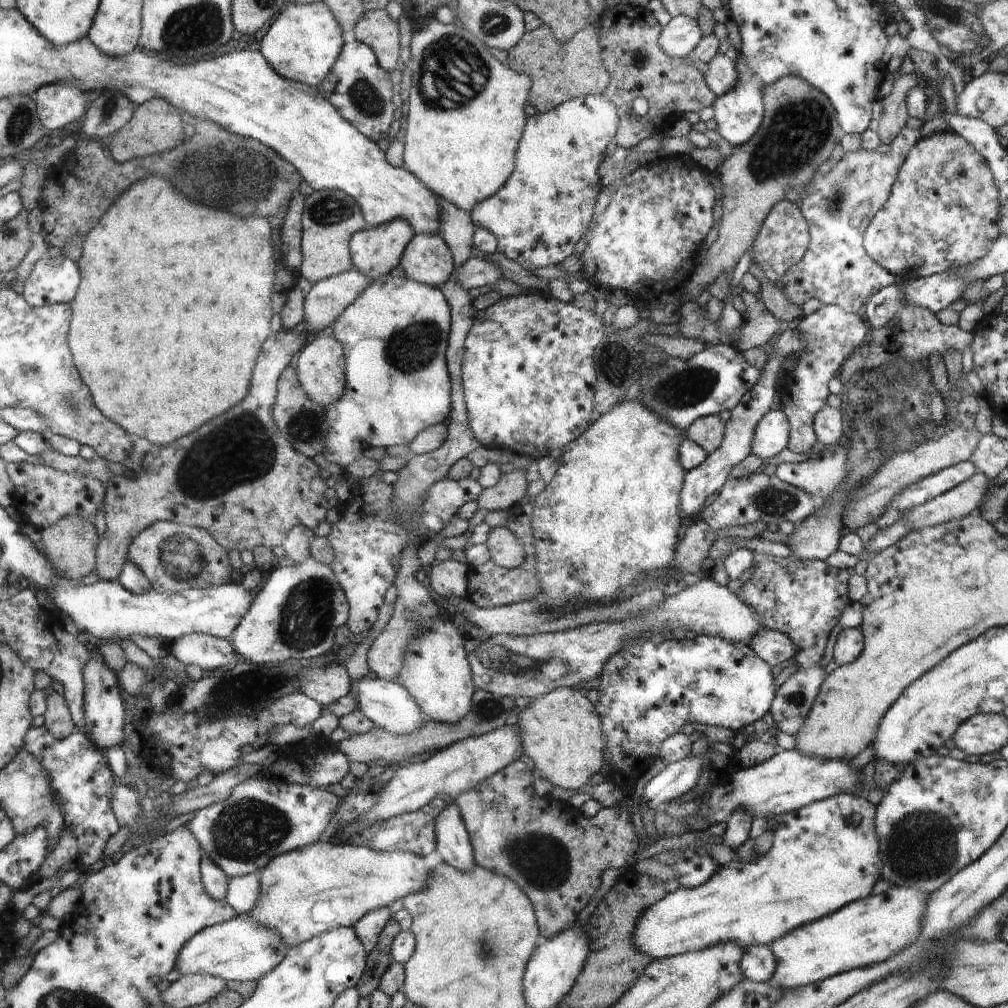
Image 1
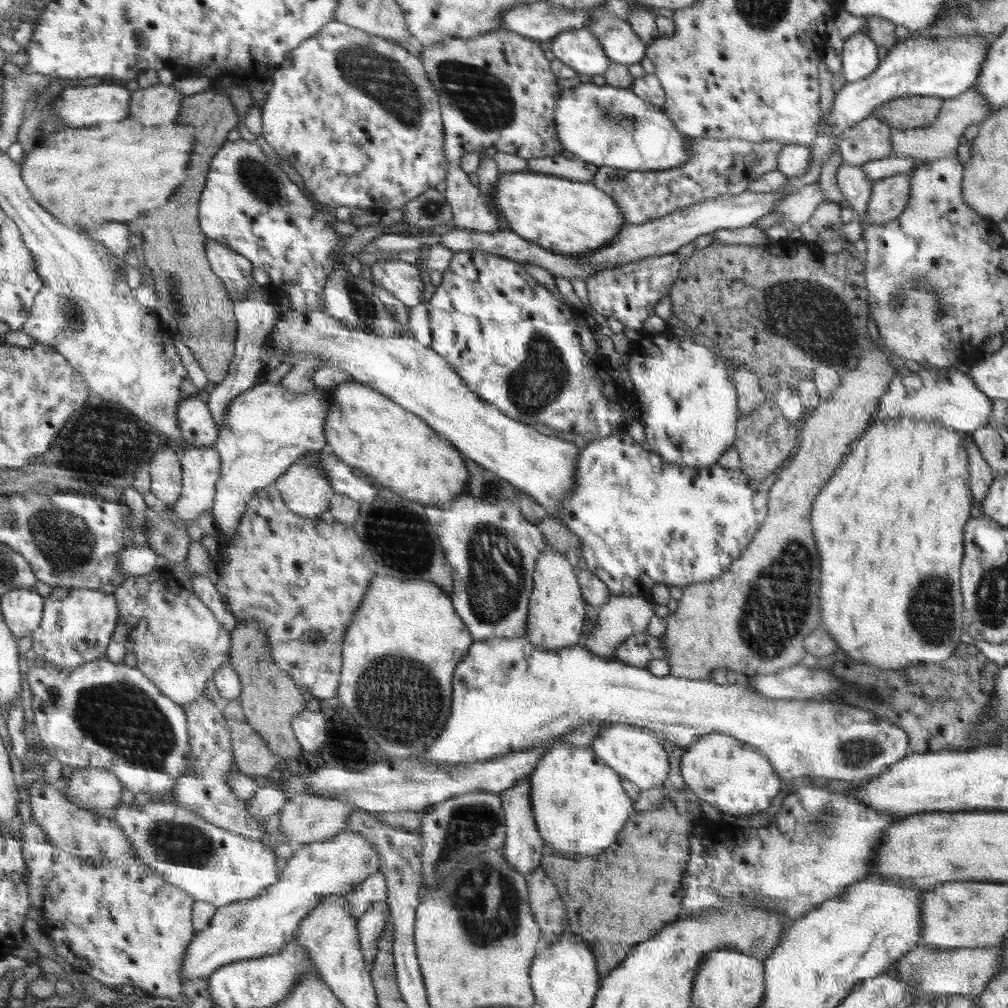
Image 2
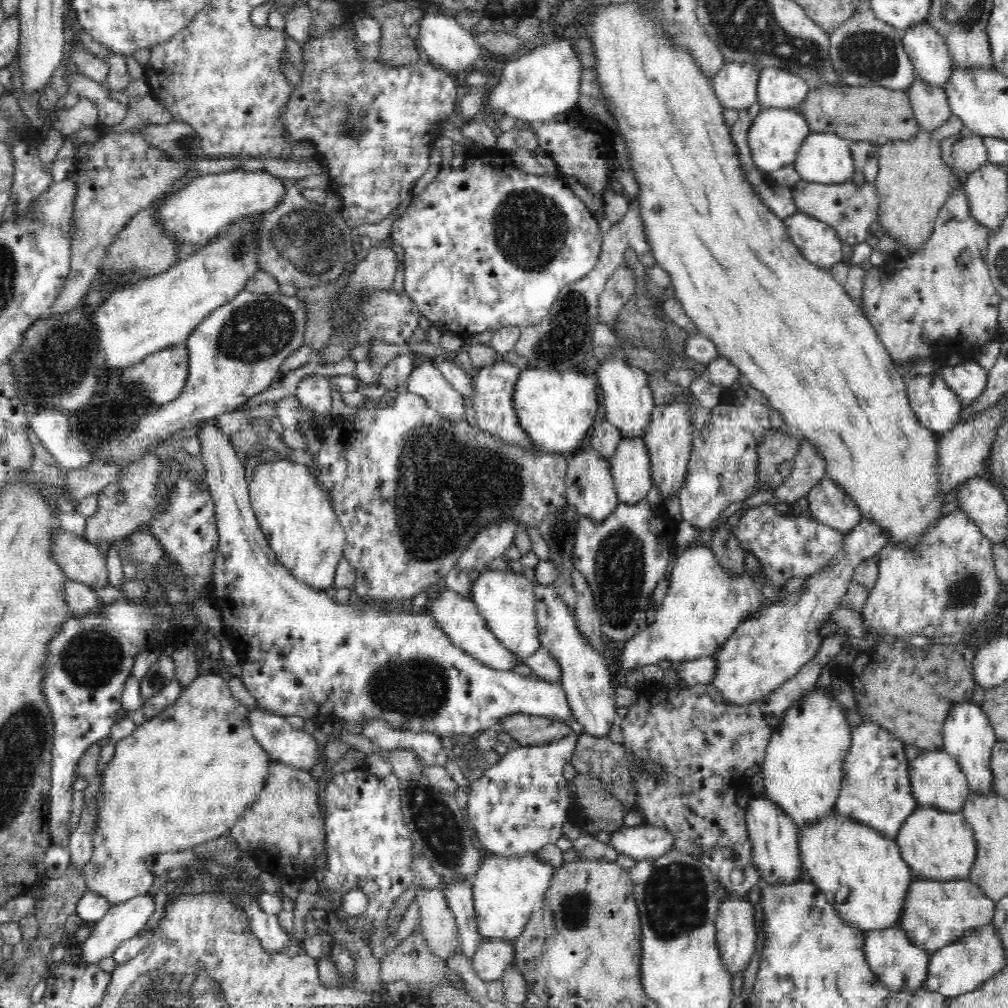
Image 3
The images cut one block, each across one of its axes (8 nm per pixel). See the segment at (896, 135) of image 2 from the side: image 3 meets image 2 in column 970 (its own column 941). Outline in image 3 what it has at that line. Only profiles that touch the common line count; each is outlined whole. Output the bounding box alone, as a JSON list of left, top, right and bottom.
[905,75,952,131]

